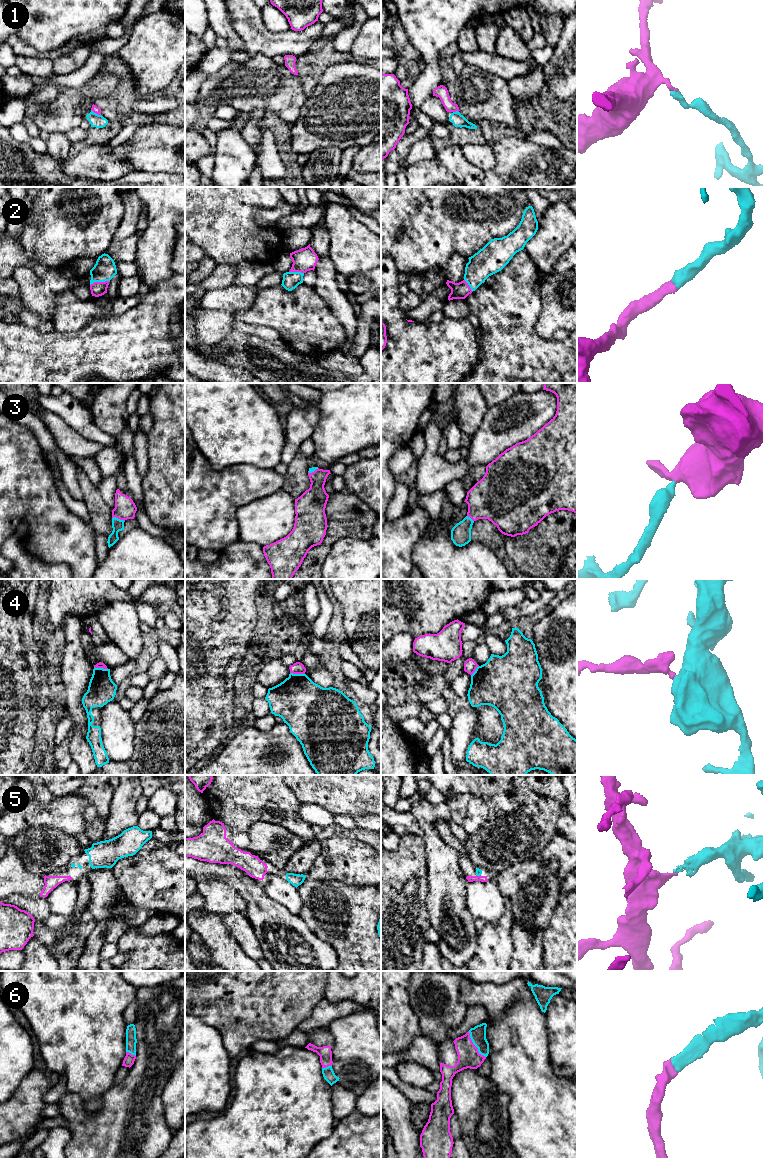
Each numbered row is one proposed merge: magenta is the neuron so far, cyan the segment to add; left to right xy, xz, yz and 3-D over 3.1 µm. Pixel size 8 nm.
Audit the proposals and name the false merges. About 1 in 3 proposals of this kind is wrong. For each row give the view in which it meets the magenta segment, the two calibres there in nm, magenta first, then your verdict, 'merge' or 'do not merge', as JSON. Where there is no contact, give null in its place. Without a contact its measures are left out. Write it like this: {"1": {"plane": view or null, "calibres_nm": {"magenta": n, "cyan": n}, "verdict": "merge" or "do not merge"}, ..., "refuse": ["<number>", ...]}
{"1": {"plane": "xy", "calibres_nm": {"magenta": 60, "cyan": 110}, "verdict": "do not merge"}, "2": {"plane": "xy", "calibres_nm": {"magenta": 110, "cyan": 180}, "verdict": "merge"}, "3": {"plane": "xy", "calibres_nm": {"magenta": 170, "cyan": 100}, "verdict": "merge"}, "4": {"plane": "xz", "calibres_nm": {"magenta": 100, "cyan": 400}, "verdict": "do not merge"}, "5": {"plane": "yz", "calibres_nm": {"magenta": 50, "cyan": 50}, "verdict": "merge"}, "6": {"plane": "yz", "calibres_nm": {"magenta": 180, "cyan": 130}, "verdict": "merge"}, "refuse": ["1", "4"]}

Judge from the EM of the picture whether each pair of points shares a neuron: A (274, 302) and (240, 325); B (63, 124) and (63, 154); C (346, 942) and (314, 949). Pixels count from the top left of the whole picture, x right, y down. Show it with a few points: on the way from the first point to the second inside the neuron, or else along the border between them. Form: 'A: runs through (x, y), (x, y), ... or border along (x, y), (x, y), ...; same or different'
A: border along (237, 315), (250, 324), (263, 327); different
B: border along (64, 132), (49, 133); different
C: border along (310, 931), (333, 948), (338, 960); different

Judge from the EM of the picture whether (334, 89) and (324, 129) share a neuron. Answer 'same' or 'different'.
same

